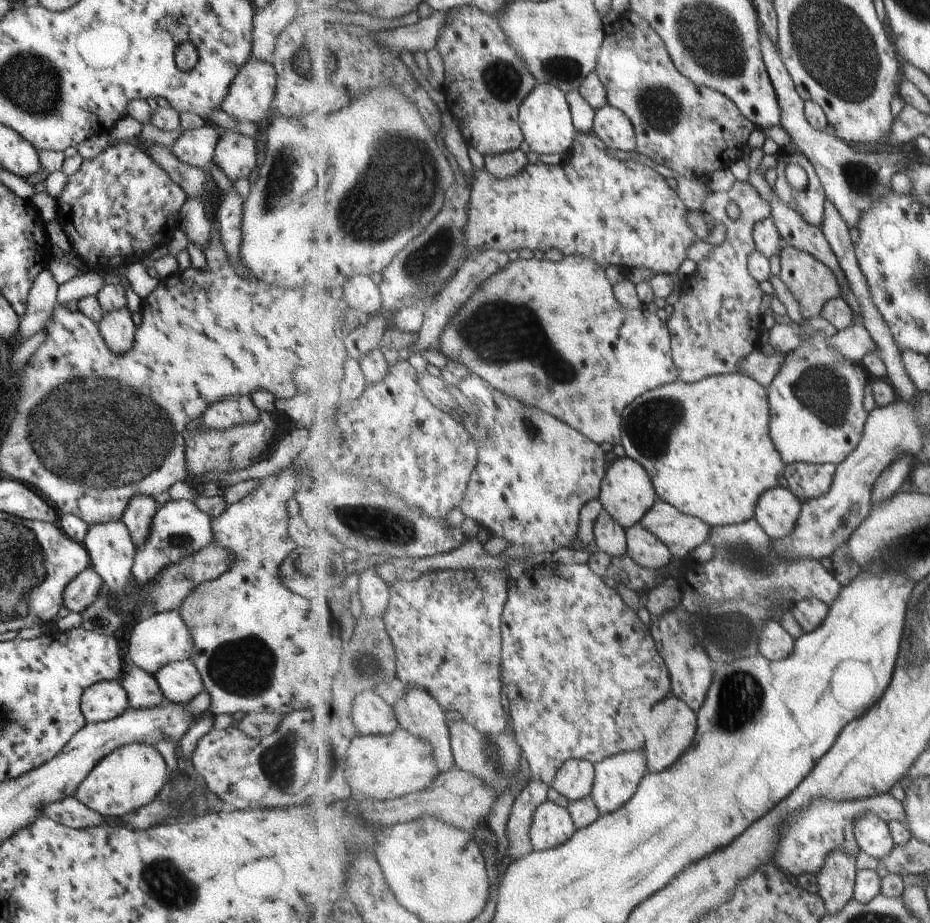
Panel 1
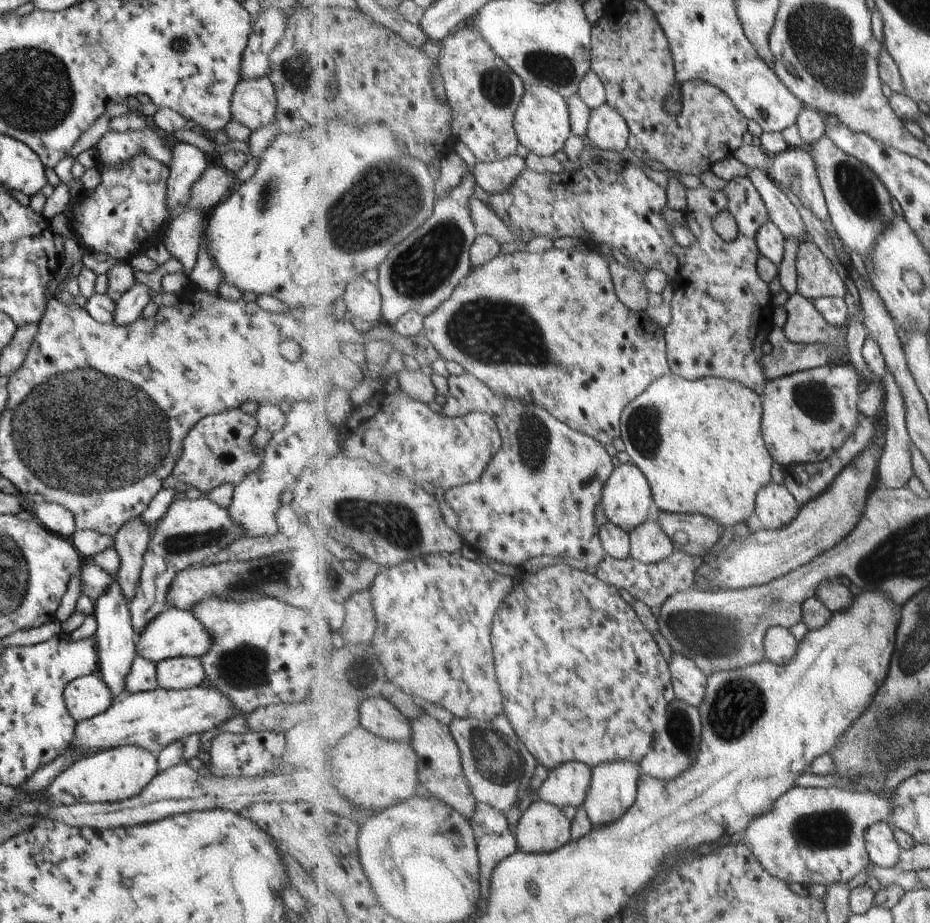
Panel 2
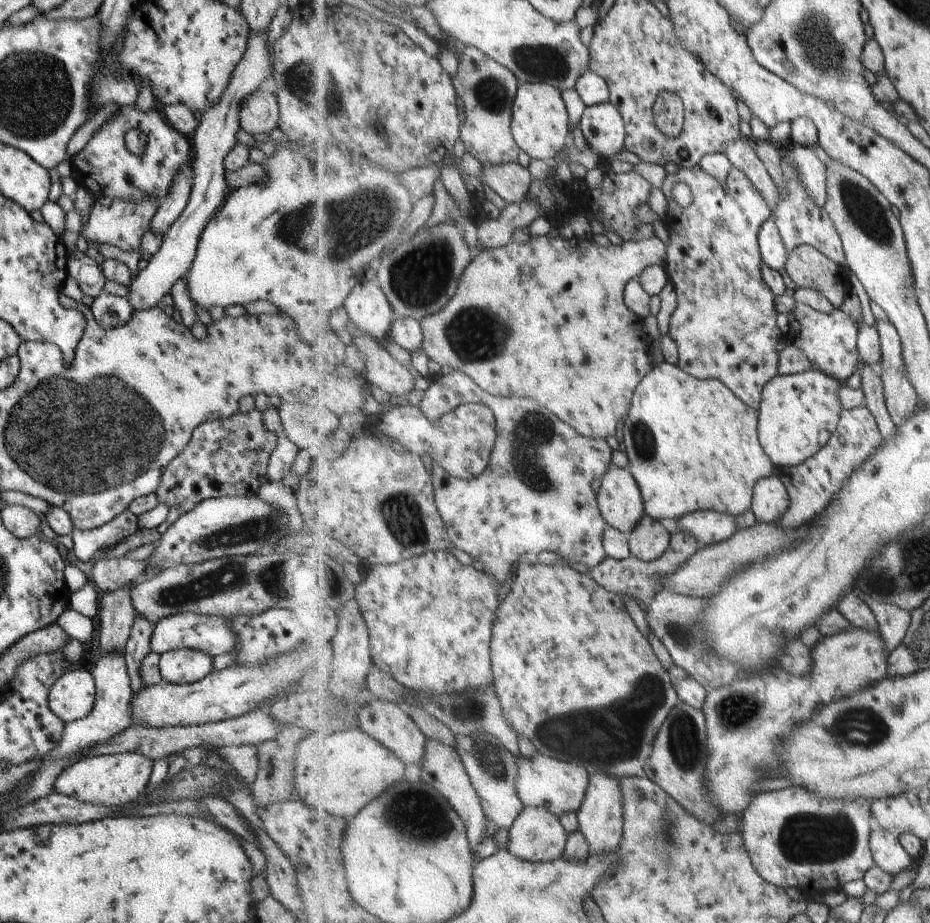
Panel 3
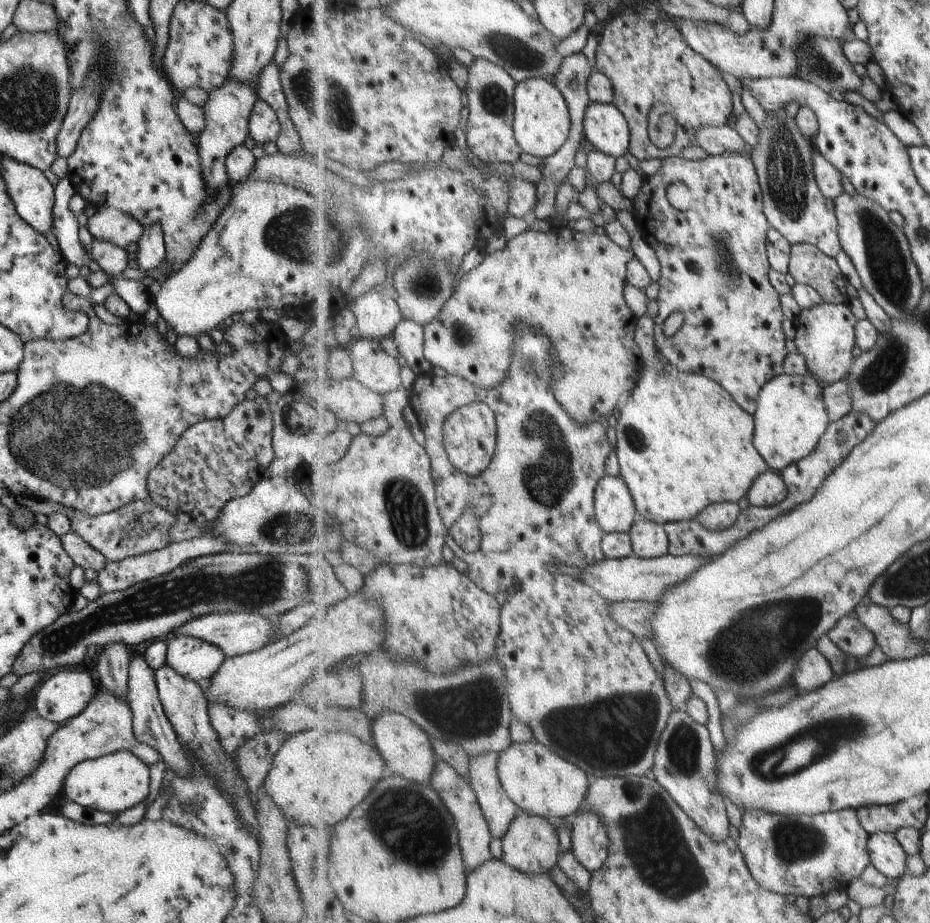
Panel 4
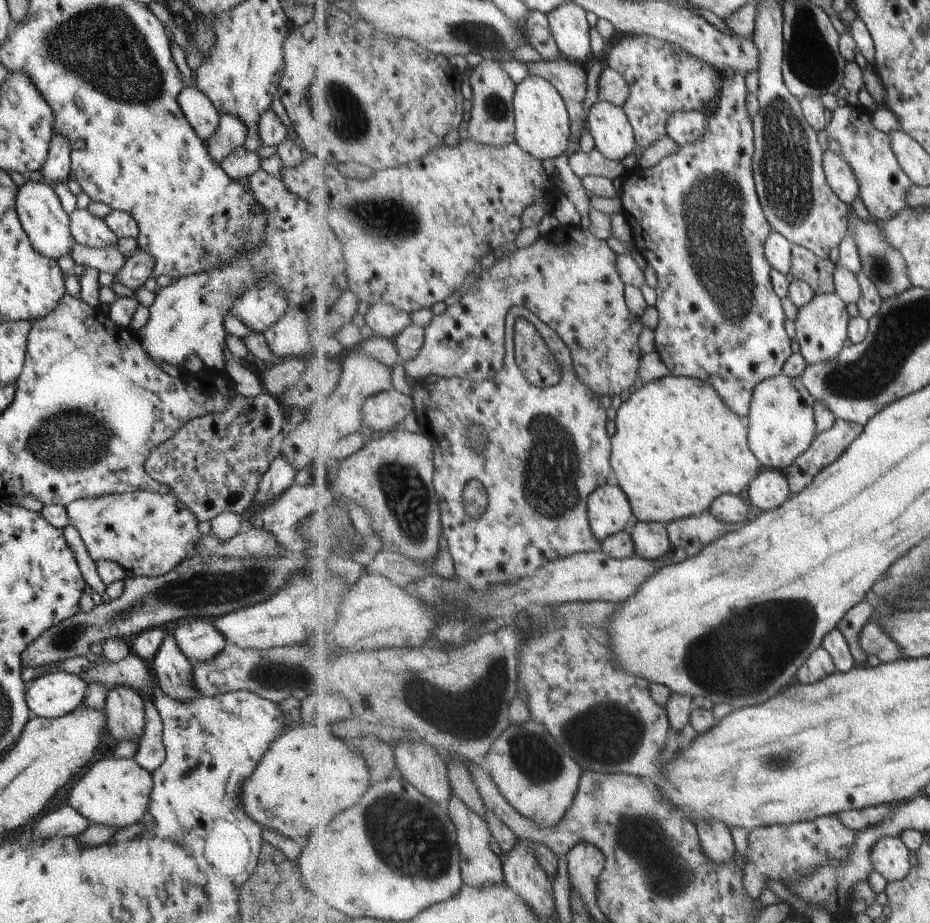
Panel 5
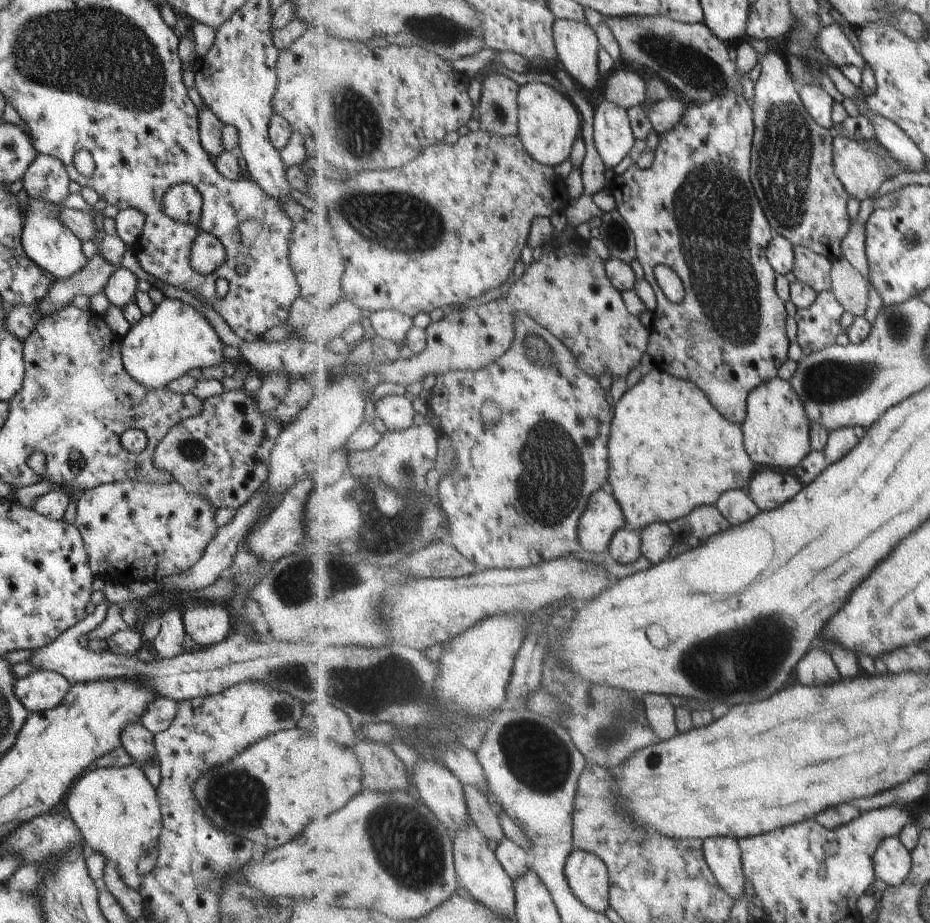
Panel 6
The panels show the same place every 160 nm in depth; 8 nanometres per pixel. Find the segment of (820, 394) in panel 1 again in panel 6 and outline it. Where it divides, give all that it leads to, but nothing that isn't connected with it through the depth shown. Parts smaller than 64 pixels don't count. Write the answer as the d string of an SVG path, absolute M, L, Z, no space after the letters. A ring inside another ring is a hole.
M773 378L748 398L748 416L742 425L747 453L754 464L775 468L797 468L811 452L811 422L803 400L791 382Z

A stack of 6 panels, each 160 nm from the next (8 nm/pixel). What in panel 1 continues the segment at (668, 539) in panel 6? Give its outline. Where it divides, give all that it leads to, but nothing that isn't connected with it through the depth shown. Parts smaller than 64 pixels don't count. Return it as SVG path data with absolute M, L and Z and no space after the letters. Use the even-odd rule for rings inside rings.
M641 523L626 529L628 536L628 555L642 567L659 572L674 559L671 549L654 533Z

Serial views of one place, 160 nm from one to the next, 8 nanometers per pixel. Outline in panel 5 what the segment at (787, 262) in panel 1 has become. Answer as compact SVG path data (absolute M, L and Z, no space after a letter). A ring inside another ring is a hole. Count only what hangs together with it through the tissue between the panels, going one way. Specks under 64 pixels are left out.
M800 245L793 246L792 256L791 273L794 279L807 282L816 295L836 293L834 275L838 266L835 262Z

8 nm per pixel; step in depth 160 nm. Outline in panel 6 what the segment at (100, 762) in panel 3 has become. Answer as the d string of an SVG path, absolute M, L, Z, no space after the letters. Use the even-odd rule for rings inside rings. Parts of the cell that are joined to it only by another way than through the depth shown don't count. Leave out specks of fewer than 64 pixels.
M137 765L111 768L92 766L88 768L70 786L69 792L65 796L65 808L67 808L67 814L71 821L78 829L87 851L95 850L101 854L104 857L105 865L115 870L118 870L119 864L127 864L129 868L133 868L141 858L141 850L155 846L157 836L159 842L161 814L156 793Z

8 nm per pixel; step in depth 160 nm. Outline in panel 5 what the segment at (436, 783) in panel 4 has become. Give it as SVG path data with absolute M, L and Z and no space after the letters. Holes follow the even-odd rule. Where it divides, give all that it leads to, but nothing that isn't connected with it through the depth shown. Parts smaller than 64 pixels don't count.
M453 794L451 802L447 805L451 821L456 827L457 842L460 850L460 863L464 884L475 888L483 888L489 884L505 884L506 871L504 860L491 850L491 830L486 820L473 810L459 796Z

